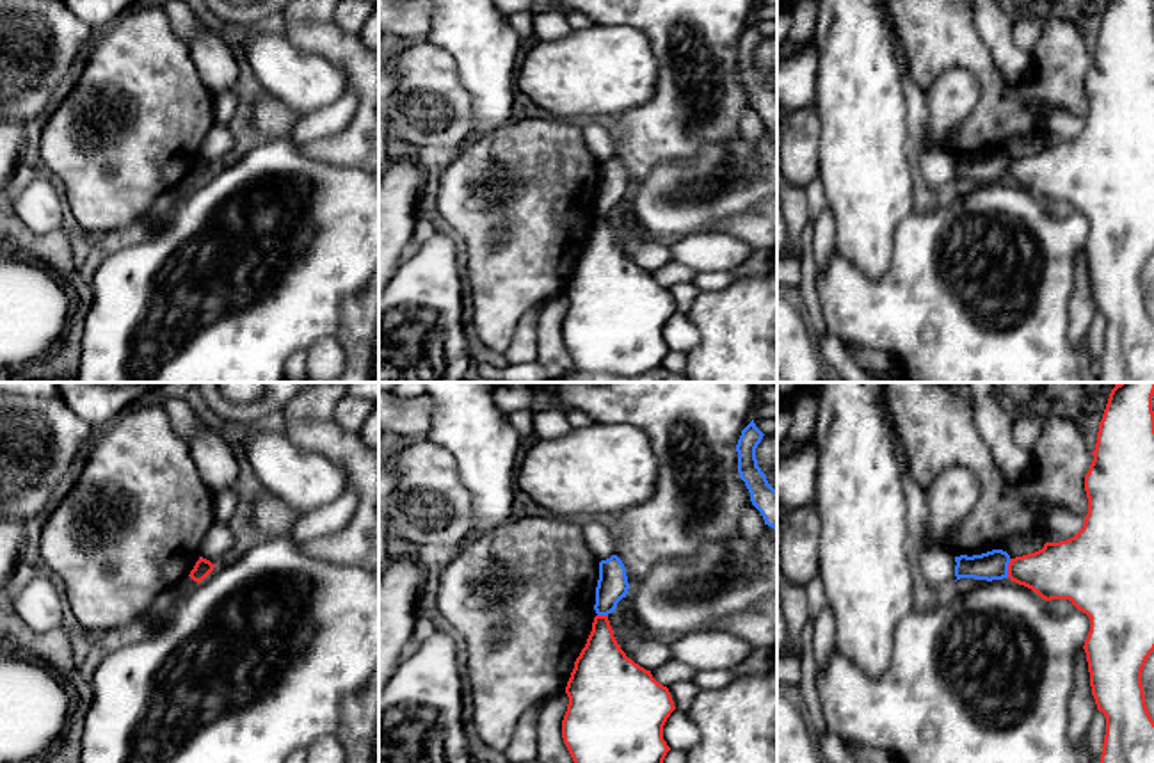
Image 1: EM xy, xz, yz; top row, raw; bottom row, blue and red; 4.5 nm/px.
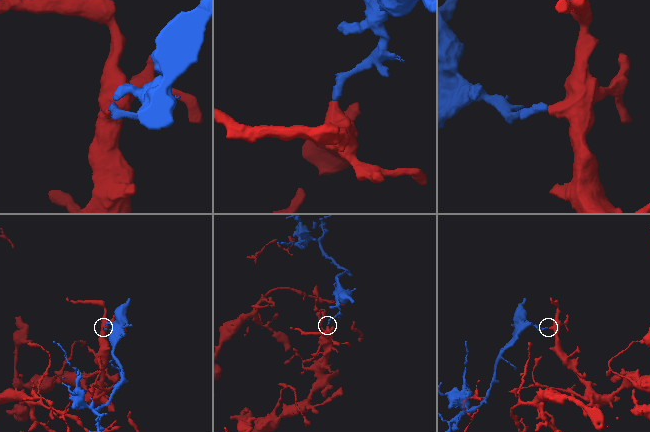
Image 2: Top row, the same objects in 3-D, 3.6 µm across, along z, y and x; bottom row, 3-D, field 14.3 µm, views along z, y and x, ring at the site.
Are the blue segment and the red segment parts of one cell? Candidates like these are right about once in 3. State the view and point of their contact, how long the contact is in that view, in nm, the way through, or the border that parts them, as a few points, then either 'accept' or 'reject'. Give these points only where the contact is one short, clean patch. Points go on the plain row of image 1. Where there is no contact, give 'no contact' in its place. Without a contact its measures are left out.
contact yz (1007, 169); length 90 nm; border yz (1010, 160), (1007, 178); reject

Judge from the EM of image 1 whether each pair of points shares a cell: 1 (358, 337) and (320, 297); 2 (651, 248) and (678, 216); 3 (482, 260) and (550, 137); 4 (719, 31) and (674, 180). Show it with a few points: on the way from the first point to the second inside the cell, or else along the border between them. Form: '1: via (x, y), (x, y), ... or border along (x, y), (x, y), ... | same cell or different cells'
1: border along (360, 294), (342, 303), (338, 331), (333, 337) | different cells
2: border along (635, 230), (657, 239) | different cells
3: via (512, 230), (523, 219), (523, 196), (543, 168) | same cell
4: border along (717, 144), (681, 162), (657, 164), (641, 180) | different cells

